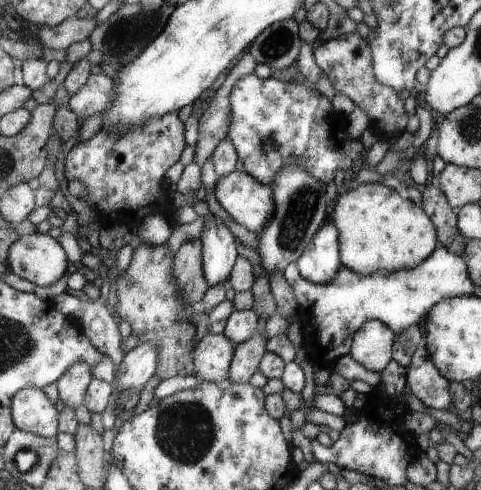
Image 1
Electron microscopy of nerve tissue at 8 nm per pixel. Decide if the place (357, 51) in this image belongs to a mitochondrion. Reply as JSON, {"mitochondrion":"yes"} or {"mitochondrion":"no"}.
{"mitochondrion":"no"}

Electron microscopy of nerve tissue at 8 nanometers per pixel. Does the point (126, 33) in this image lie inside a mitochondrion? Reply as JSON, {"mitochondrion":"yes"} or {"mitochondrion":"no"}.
{"mitochondrion":"yes"}

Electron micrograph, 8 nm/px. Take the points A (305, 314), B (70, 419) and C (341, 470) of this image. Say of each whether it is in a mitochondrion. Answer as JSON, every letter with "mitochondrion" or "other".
{"A":"other","B":"other","C":"other"}

